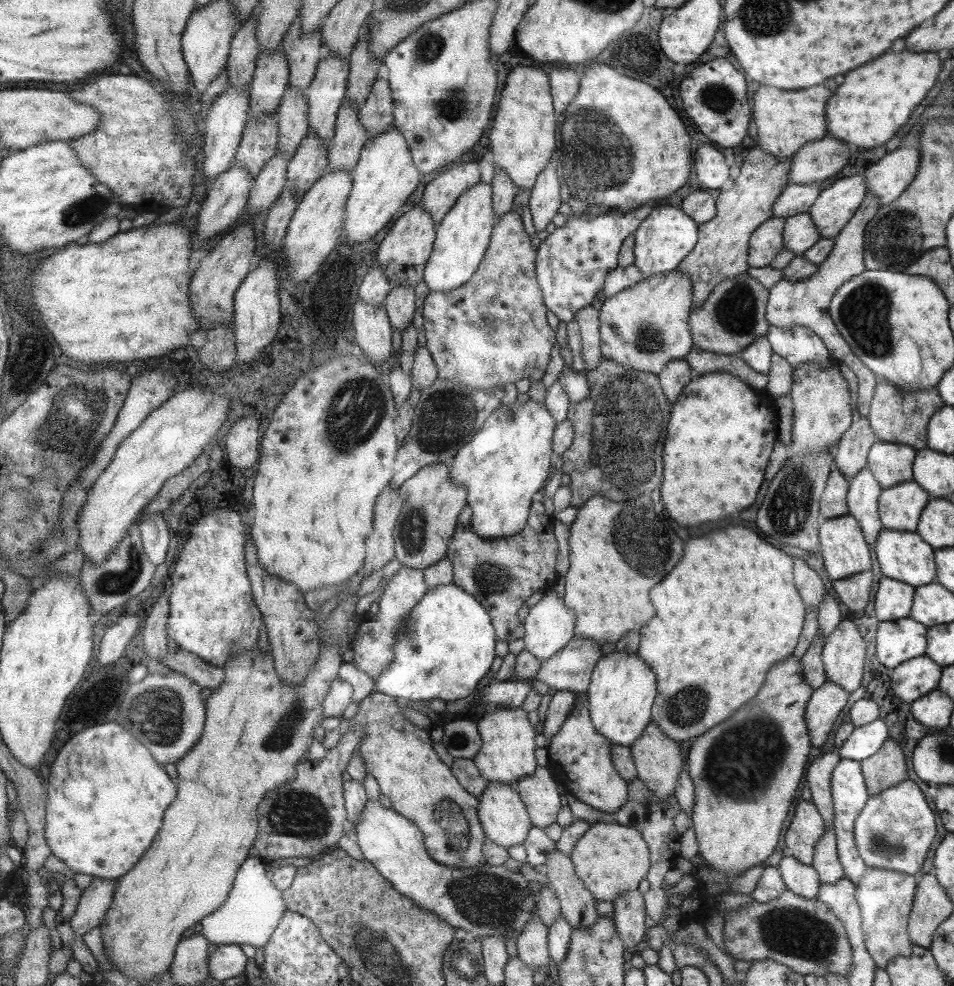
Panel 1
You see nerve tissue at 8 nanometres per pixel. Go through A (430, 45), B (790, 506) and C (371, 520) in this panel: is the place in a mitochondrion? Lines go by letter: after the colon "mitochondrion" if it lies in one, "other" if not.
A: mitochondrion
B: mitochondrion
C: other

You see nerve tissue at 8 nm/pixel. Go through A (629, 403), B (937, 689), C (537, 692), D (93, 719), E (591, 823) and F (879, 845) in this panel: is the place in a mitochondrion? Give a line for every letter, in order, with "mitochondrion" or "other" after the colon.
A: mitochondrion
B: other
C: other
D: other
E: other
F: mitochondrion

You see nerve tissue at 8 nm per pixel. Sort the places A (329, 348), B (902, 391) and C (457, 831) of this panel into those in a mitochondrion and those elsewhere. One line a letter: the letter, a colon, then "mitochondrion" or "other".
A: other
B: other
C: mitochondrion

